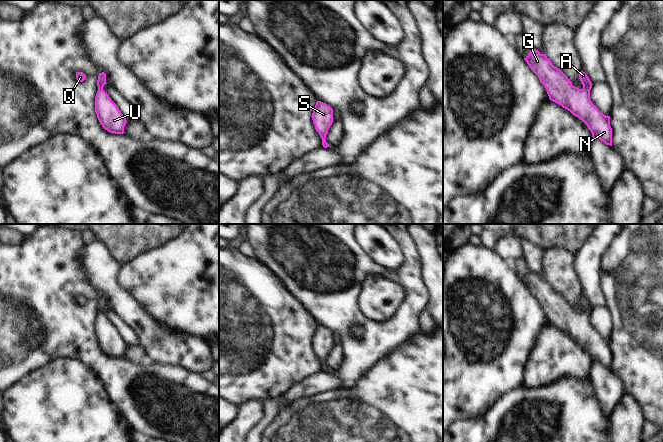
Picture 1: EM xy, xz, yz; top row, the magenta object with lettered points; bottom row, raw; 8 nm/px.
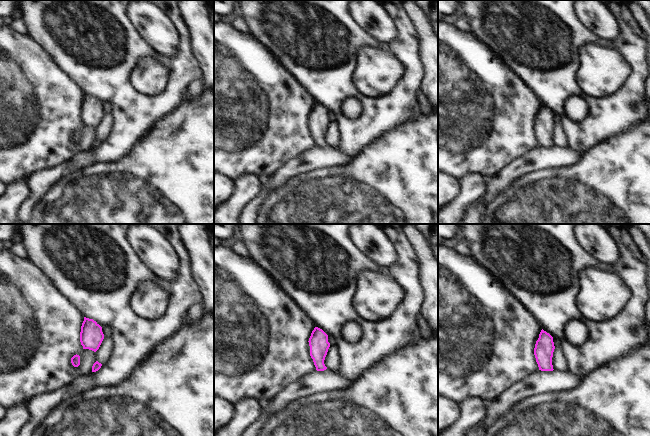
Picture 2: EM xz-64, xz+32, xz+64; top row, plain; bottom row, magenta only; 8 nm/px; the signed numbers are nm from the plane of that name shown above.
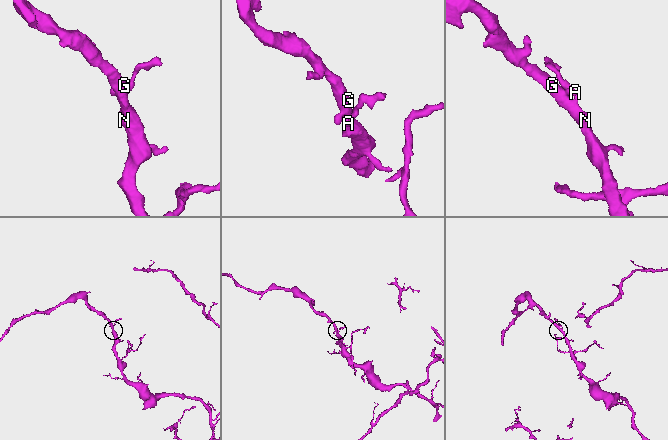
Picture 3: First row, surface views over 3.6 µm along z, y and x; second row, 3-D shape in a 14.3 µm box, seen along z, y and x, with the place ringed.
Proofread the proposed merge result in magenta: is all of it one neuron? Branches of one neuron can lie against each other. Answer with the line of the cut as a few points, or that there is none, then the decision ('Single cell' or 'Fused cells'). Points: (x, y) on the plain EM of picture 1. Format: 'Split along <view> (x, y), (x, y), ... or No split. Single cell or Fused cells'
No split. Single cell

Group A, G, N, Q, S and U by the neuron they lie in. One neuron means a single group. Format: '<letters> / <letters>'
A G N Q S U

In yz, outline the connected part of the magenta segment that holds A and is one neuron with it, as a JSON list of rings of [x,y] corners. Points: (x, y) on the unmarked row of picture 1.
[[[531,272],[524,284],[546,312],[551,325],[582,344],[591,355],[593,362],[599,362],[606,369],[612,370],[610,340],[601,337],[592,327],[590,314],[593,308],[585,296],[579,297],[579,303],[583,309],[583,312],[579,313],[573,310],[568,301],[552,288],[546,278]]]

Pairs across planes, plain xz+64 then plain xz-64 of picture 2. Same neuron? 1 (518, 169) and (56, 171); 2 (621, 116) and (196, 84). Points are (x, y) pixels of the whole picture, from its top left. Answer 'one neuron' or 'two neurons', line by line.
1: two neurons
2: two neurons

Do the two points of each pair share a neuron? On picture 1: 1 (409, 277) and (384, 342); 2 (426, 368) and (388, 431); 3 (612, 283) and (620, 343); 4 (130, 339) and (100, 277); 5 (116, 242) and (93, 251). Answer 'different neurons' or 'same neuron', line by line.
1: same neuron
2: same neuron
3: same neuron
4: different neurons
5: different neurons

